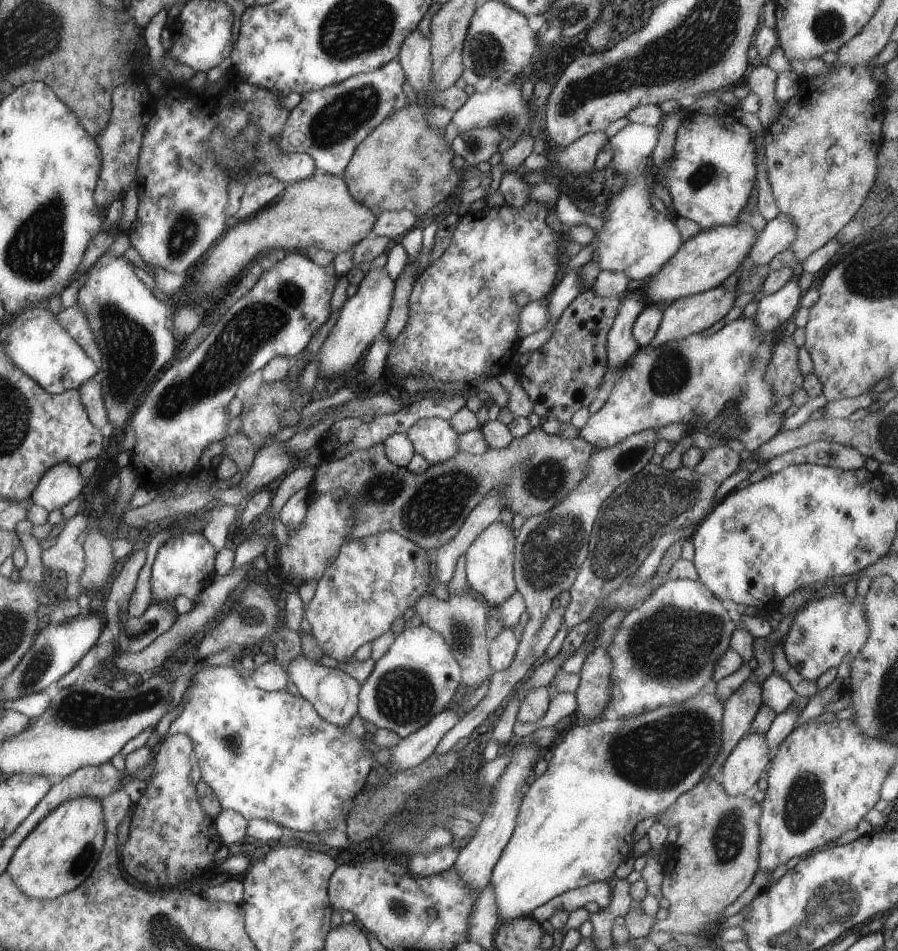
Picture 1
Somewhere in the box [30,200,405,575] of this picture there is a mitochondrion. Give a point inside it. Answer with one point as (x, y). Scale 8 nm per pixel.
(261, 322)

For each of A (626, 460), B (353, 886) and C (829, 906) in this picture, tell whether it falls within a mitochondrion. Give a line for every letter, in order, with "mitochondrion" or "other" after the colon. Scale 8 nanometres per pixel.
A: mitochondrion
B: other
C: mitochondrion

